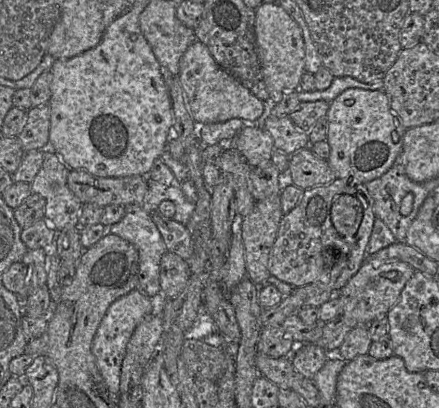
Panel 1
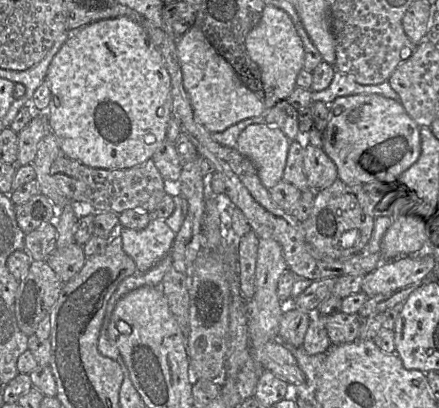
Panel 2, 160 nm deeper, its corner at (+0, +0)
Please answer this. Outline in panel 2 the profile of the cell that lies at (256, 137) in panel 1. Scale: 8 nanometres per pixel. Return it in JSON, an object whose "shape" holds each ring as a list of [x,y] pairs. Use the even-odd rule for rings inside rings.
{"shape":[[[261,123],[239,134],[236,150],[255,165],[261,183],[269,190],[283,180],[289,147],[290,140],[281,129]]]}

